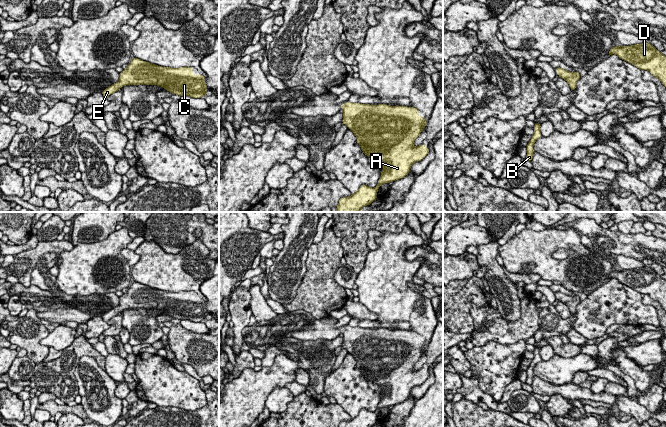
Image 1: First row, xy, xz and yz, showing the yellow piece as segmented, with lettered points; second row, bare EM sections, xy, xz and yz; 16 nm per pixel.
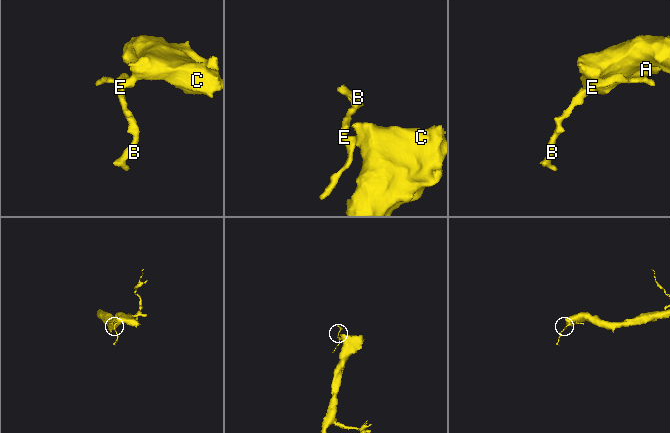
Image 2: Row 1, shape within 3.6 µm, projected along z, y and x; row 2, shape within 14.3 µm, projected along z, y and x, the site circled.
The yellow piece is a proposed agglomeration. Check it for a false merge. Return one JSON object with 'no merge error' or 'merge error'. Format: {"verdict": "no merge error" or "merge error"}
{"verdict": "no merge error"}

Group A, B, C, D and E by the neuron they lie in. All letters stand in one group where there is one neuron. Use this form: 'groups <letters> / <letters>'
groups A B C D E

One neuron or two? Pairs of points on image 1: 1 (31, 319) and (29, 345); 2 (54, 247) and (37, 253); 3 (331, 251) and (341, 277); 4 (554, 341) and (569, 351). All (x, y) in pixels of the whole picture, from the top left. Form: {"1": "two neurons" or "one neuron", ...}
{"1": "one neuron", "2": "one neuron", "3": "two neurons", "4": "one neuron"}

